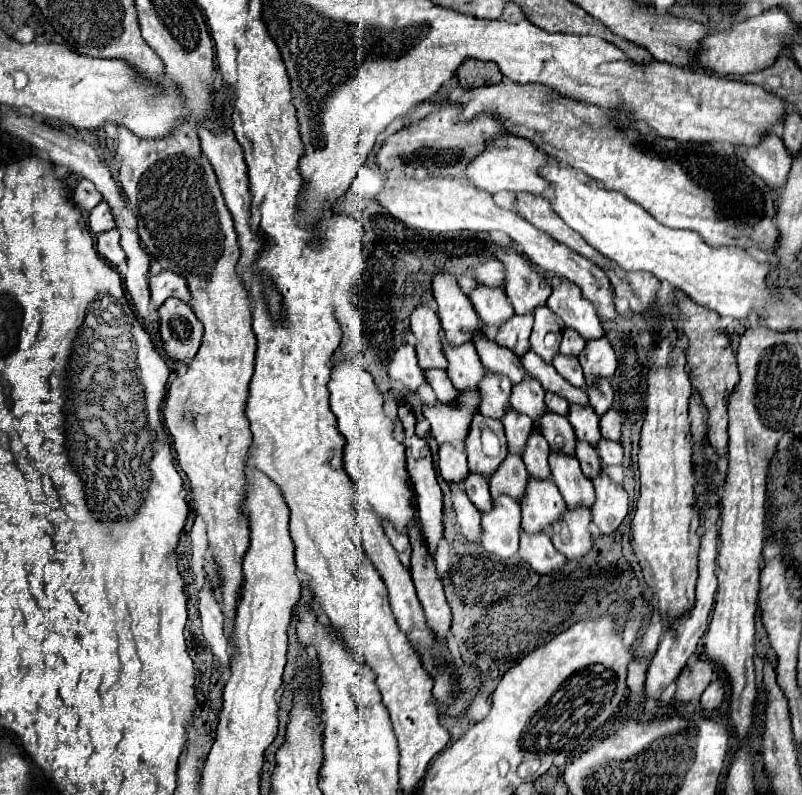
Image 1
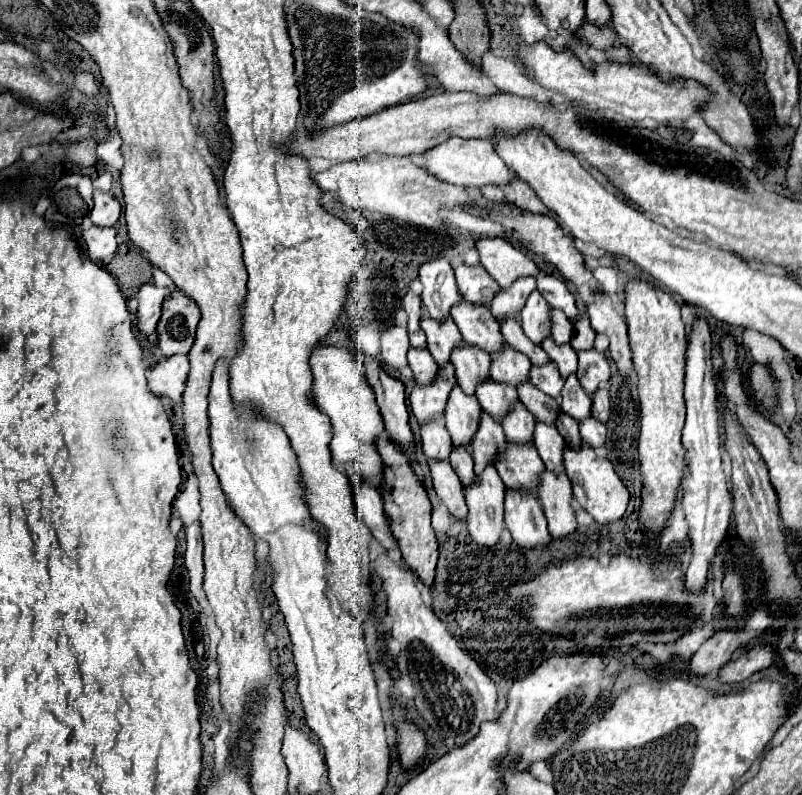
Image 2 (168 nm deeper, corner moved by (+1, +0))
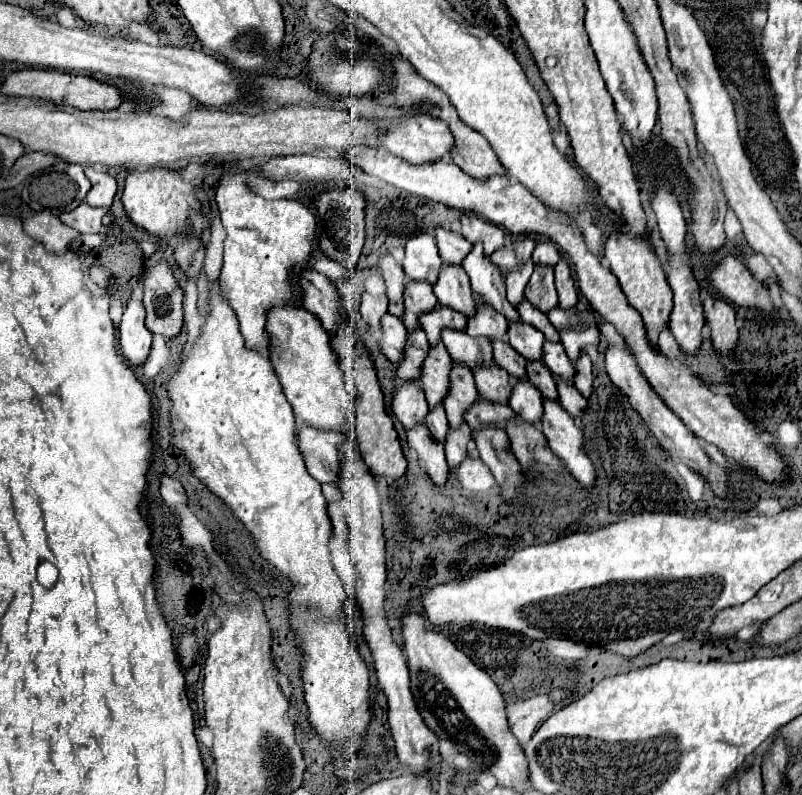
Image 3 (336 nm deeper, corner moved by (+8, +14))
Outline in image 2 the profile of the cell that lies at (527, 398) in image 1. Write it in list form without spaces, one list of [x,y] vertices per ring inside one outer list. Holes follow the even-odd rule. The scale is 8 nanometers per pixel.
[[[506,346],[500,358],[492,358],[492,380],[518,388],[520,384],[528,382],[530,368],[532,364],[528,358],[524,358],[524,354],[516,354],[516,350],[508,350]]]

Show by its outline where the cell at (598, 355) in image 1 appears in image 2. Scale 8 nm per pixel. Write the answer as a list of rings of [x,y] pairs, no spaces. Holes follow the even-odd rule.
[[[580,312],[580,322],[574,324],[574,336],[570,340],[572,348],[576,352],[582,352],[582,350],[592,350],[594,348],[594,338],[596,338],[596,330],[590,326],[588,322],[588,316],[584,312]]]

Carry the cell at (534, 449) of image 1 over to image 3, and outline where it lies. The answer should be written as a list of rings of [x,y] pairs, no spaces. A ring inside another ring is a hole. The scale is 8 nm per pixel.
[[[493,360],[489,364],[475,364],[471,368],[475,386],[481,396],[493,402],[507,404],[509,402],[509,392],[511,392],[511,378],[509,374],[497,366]]]

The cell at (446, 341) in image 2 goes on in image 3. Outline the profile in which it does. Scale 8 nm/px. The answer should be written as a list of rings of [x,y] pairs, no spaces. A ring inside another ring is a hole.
[[[409,280],[405,284],[405,310],[403,310],[403,324],[405,328],[411,332],[413,328],[421,328],[419,326],[419,314],[421,312],[429,312],[433,306],[437,306],[437,298],[433,296],[433,288],[427,280]]]

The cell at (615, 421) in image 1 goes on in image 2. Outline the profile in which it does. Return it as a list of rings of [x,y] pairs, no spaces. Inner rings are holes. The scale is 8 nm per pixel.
[[[598,390],[592,398],[592,418],[596,418],[598,422],[606,424],[610,418],[610,398],[608,398],[608,390]]]

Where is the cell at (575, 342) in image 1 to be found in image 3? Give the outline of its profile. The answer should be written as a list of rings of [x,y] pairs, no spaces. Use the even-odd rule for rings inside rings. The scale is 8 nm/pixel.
[[[541,264],[535,266],[529,284],[525,288],[525,298],[529,298],[529,302],[533,302],[543,312],[553,308],[553,304],[559,304],[553,282],[553,268]]]

